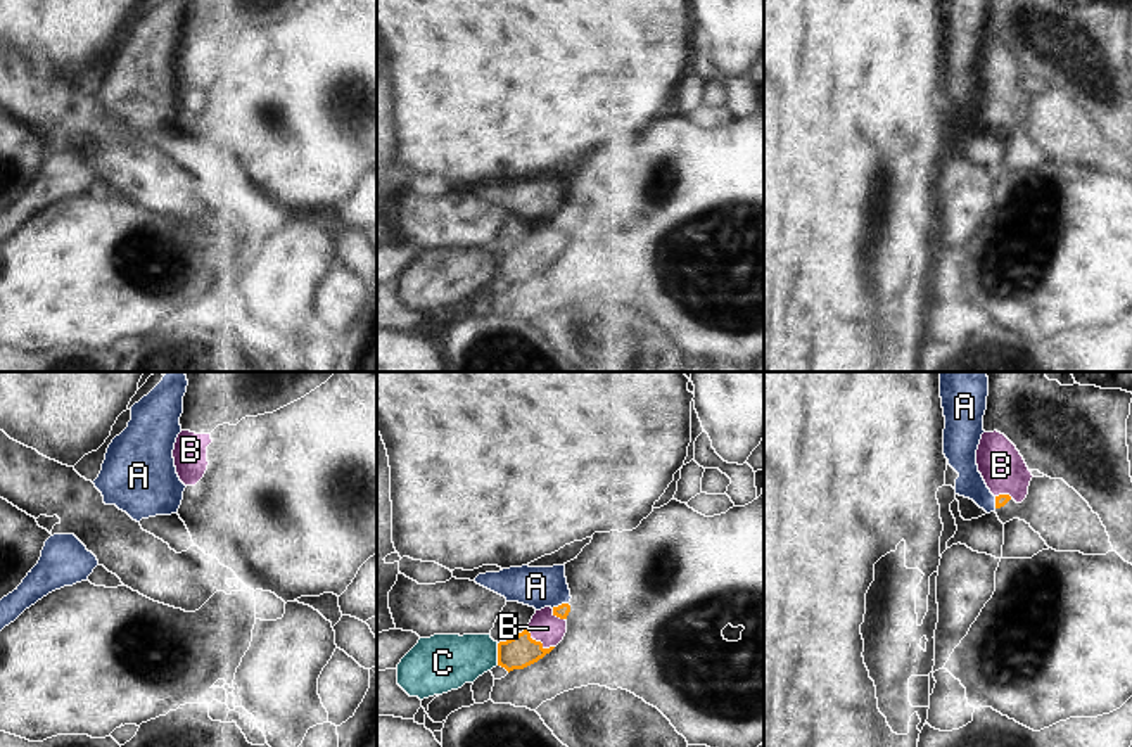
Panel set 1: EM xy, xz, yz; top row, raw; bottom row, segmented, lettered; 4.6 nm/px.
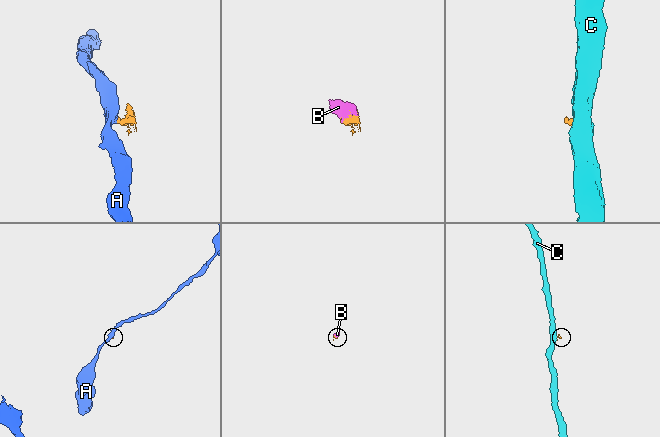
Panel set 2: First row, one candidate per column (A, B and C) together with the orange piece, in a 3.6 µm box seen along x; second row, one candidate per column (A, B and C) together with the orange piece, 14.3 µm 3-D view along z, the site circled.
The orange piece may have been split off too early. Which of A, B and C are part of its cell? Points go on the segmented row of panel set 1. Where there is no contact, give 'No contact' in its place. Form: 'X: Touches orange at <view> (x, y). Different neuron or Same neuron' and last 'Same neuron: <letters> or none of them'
A: Touches orange at xz (559, 606). Different neuron
B: Touches orange at xz (534, 640). Same neuron
C: Touches orange at xz (498, 654). Different neuron
Same neuron: B

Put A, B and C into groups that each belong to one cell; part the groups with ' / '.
A / B / C

